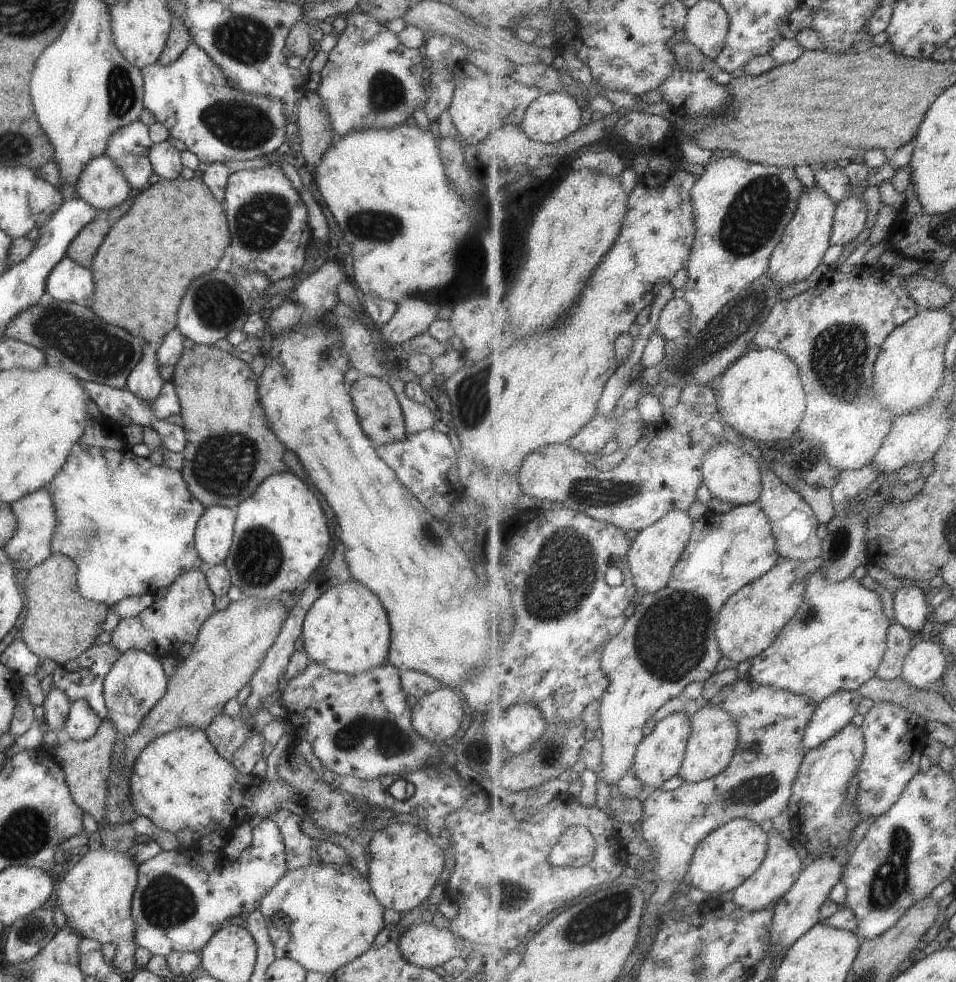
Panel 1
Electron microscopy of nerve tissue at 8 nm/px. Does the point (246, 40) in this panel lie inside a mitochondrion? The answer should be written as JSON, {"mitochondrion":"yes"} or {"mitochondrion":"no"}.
{"mitochondrion":"yes"}

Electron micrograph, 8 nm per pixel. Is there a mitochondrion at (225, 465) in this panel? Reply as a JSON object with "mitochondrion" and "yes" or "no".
{"mitochondrion":"yes"}

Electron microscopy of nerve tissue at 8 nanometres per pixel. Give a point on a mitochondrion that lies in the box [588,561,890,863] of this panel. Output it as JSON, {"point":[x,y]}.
{"point":[670,639]}

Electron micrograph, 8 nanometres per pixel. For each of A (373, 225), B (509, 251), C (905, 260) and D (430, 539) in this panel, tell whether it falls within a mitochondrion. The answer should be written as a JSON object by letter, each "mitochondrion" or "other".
{"A":"mitochondrion","B":"other","C":"other","D":"mitochondrion"}

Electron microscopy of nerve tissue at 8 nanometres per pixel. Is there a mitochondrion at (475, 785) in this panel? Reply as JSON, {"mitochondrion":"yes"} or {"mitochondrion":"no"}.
{"mitochondrion":"no"}

